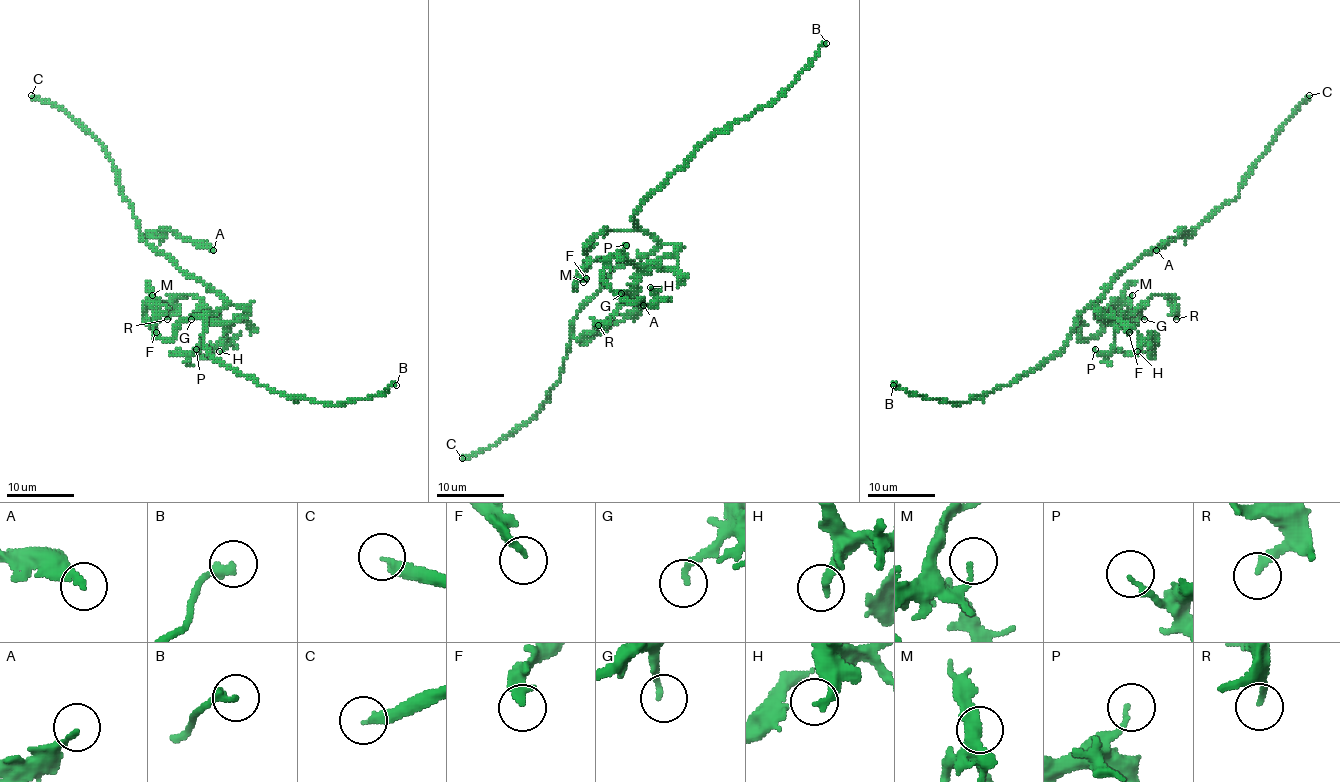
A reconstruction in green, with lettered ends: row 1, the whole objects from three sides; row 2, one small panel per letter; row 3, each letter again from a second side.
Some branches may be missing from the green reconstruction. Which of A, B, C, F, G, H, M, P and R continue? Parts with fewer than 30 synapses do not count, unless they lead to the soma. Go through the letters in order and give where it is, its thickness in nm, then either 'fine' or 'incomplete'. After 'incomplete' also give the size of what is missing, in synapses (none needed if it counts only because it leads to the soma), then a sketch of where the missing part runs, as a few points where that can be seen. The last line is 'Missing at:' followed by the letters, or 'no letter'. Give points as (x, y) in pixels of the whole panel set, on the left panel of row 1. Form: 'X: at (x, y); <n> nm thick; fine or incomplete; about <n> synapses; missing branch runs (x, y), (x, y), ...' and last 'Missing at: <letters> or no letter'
A: at (213, 250); 190 nm thick; fine
B: at (396, 385); 260 nm thick; fine
C: at (31, 95); 300 nm thick; incomplete; about 180 synapses
F: at (156, 332); 280 nm thick; fine
G: at (191, 319); 170 nm thick; fine
H: at (219, 351); 240 nm thick; fine
M: at (152, 295); 140 nm thick; fine
P: at (196, 349); 140 nm thick; fine
R: at (167, 319); 200 nm thick; fine
Missing at: C

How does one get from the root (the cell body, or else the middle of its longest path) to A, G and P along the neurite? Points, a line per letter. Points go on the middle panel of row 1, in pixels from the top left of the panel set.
A: (645, 258), (621, 263), (611, 273), (578, 314), (571, 335), (593, 339), (613, 324), (630, 319), (643, 305)
G: (645, 258), (662, 245), (673, 245), (677, 248), (657, 258), (640, 280), (621, 293)
P: (645, 258), (662, 245), (673, 245), (677, 248), (668, 255), (633, 265), (623, 253), (626, 245)

